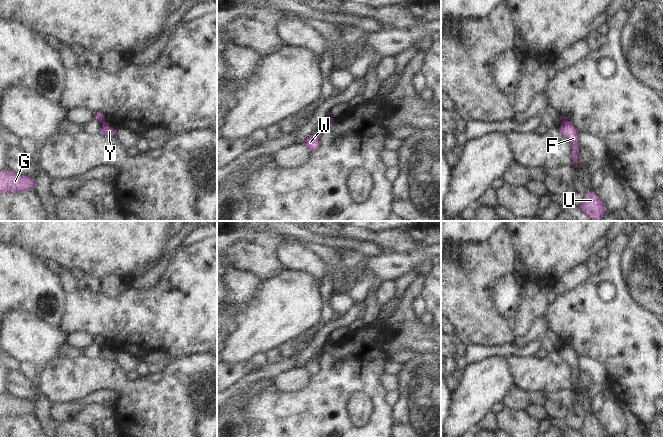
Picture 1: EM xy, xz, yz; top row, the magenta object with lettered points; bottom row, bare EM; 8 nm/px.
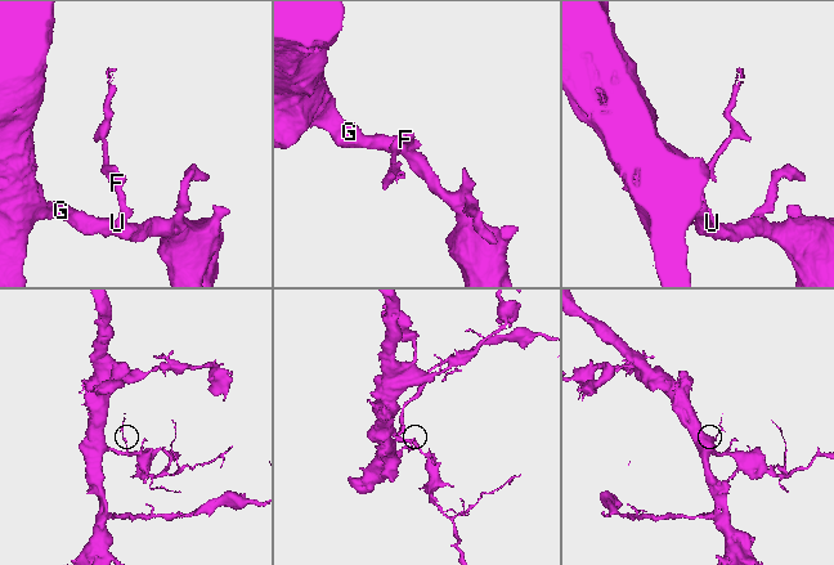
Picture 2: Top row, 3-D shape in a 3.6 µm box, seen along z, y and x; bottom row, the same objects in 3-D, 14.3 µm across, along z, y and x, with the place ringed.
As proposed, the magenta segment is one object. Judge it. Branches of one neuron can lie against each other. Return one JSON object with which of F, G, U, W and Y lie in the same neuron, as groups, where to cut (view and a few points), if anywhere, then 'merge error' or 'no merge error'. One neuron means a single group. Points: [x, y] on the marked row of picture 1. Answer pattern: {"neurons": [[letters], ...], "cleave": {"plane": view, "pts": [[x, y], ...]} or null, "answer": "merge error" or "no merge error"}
{"neurons": [["F", "G", "U", "Y"], ["W"]], "cleave": {"plane": "xz", "pts": [[323, 122], [324, 128]]}, "answer": "merge error"}

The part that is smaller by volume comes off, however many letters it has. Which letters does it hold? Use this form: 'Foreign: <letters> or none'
Foreign: W

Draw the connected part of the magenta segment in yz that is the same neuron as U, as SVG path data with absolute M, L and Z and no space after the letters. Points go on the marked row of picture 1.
M588 192L580 208L592 221L602 221L607 207L597 194Z

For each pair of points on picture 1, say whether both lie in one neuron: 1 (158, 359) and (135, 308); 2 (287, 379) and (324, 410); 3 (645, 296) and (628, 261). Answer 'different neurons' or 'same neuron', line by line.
1: different neurons
2: different neurons
3: same neuron

